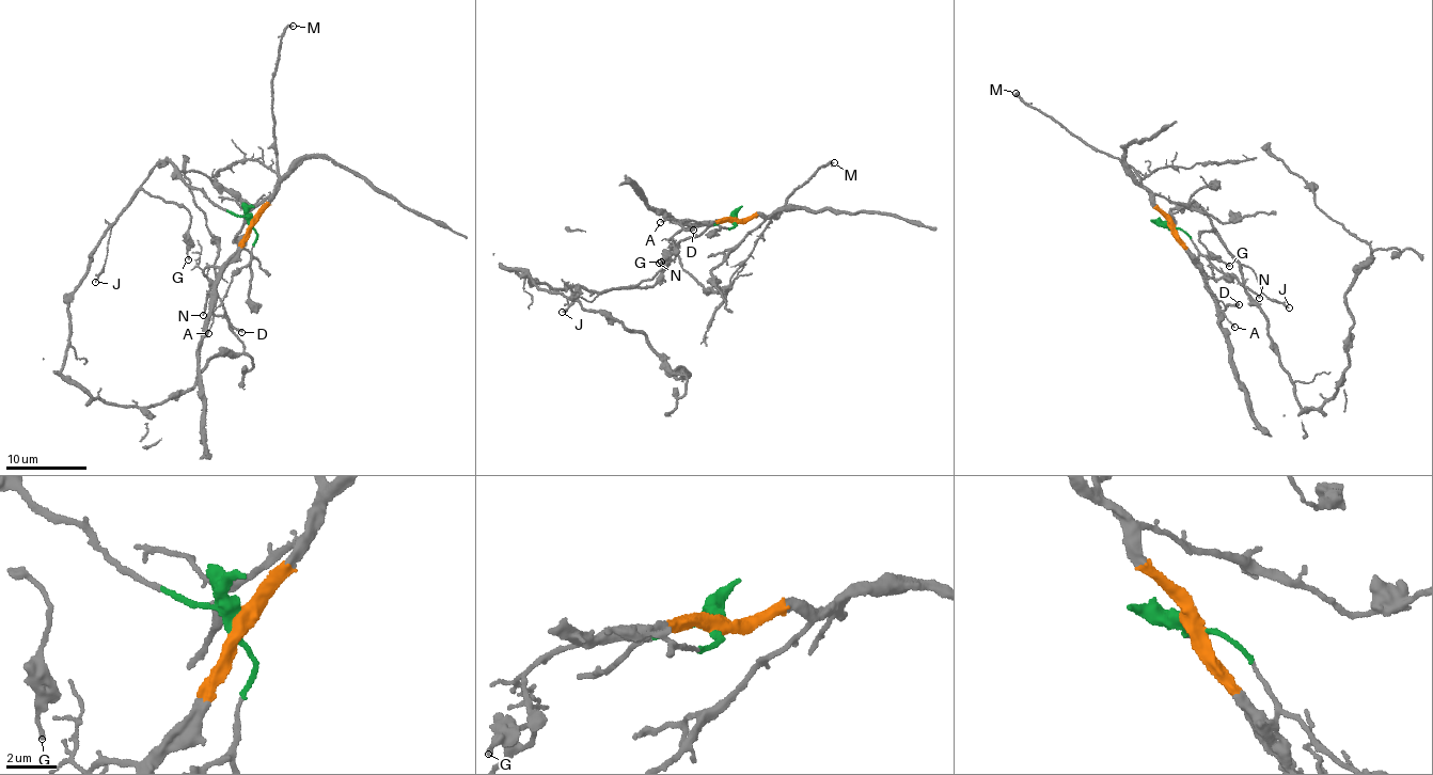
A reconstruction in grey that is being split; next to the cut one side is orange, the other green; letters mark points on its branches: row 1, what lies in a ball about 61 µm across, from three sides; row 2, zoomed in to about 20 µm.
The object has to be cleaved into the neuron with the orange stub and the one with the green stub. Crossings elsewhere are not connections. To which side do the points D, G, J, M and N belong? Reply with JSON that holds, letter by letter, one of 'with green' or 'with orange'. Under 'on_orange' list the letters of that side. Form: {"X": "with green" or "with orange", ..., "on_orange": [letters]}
{"D": "with orange", "G": "with green", "J": "with green", "M": "with orange", "N": "with orange", "on_orange": ["D", "M", "N"]}

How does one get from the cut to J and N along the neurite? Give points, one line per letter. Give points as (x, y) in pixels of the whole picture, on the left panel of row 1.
J: (251, 222), (227, 212), (194, 189), (170, 161), (155, 165), (112, 227), (107, 257), (96, 283)
N: (251, 222), (227, 262), (204, 271), (208, 286), (203, 316)

